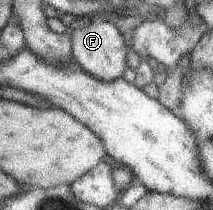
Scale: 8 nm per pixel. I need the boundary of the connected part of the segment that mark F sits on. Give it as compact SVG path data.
M89 18L85 21L75 22L73 31L69 31L72 61L88 74L100 80L114 80L121 78L126 69L128 41L112 22L99 18Z

